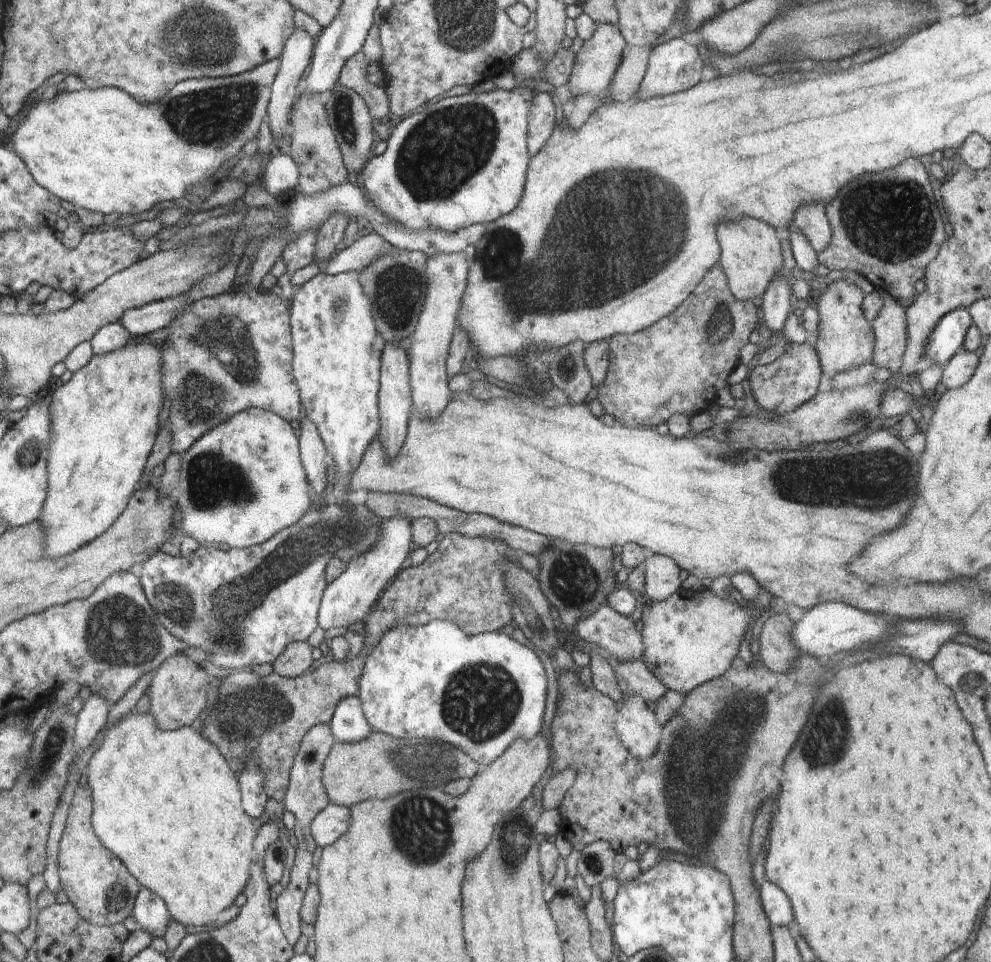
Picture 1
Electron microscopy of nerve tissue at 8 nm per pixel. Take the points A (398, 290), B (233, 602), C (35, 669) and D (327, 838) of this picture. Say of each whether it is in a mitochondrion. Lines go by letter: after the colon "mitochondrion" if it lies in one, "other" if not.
A: mitochondrion
B: mitochondrion
C: other
D: other

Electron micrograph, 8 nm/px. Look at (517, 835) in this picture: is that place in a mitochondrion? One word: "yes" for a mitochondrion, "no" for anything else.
yes

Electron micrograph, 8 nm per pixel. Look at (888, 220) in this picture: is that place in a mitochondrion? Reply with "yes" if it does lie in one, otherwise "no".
yes

